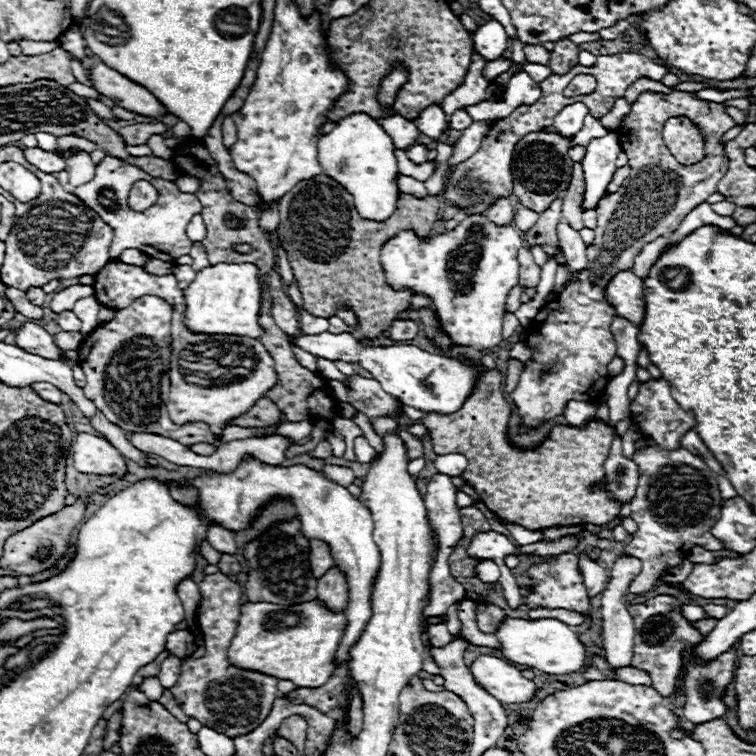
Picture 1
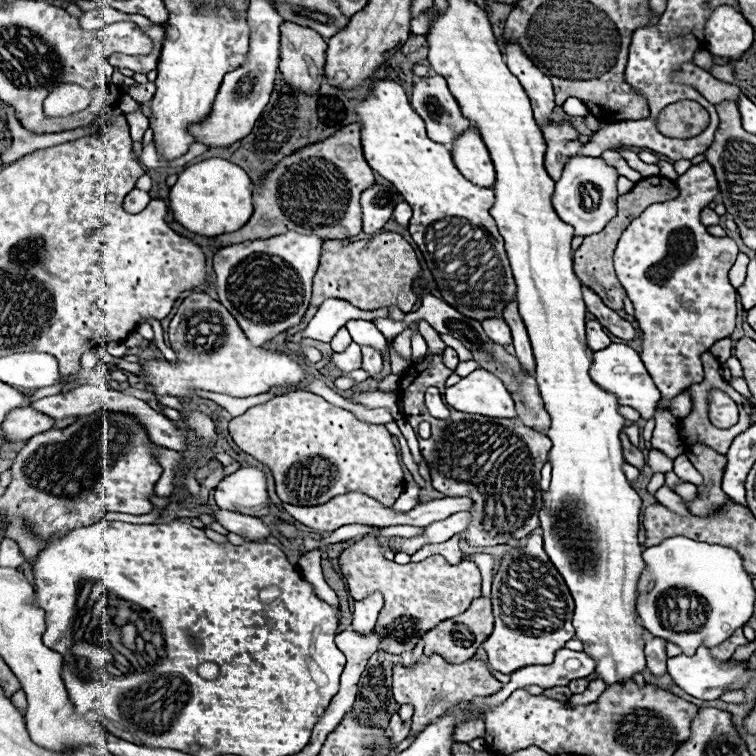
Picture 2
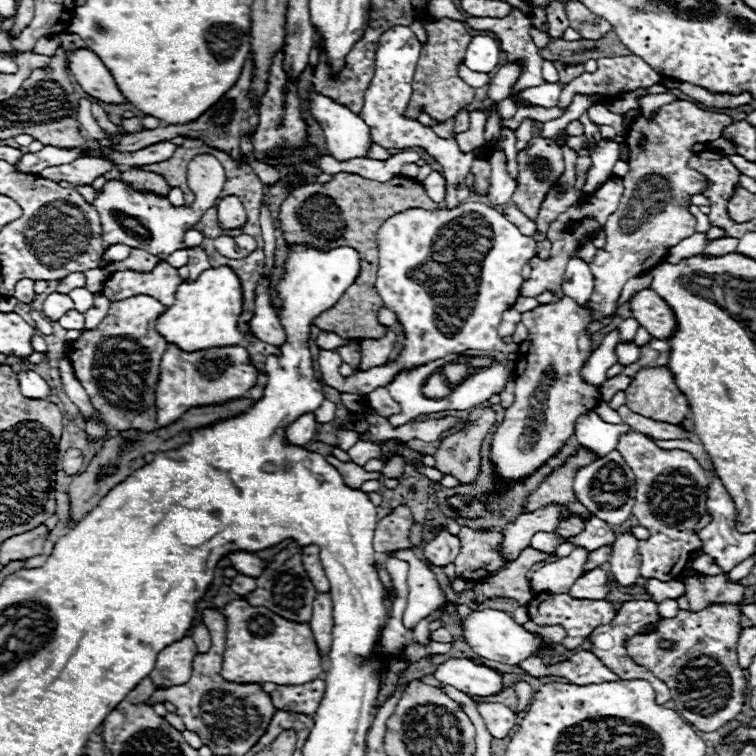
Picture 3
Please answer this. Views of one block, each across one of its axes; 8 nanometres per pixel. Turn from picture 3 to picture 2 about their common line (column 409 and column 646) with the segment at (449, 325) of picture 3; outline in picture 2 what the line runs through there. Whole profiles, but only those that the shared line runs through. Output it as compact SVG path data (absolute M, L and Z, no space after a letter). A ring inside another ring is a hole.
M700 162L696 166L692 166L690 170L686 170L682 176L678 176L676 180L676 186L680 188L680 196L676 200L668 200L668 202L660 202L660 204L652 204L650 208L646 208L636 220L630 222L630 226L624 230L624 234L620 236L618 240L618 248L614 252L614 266L616 266L616 274L618 274L618 280L622 282L628 298L632 300L634 304L634 310L636 310L636 320L640 324L640 330L642 330L642 360L656 384L656 388L662 392L662 398L668 398L668 396L676 396L680 392L684 392L688 388L688 384L698 384L702 382L702 362L700 362L700 354L702 352L708 352L718 340L726 338L732 334L734 326L736 326L736 288L730 286L730 280L728 280L728 270L732 268L736 256L738 256L738 246L732 238L716 238L716 236L710 236L706 232L706 226L700 224L700 210L704 206L708 206L716 194L720 192L718 188L718 180L716 180L716 174L714 174L714 168L708 164L708 162Z

